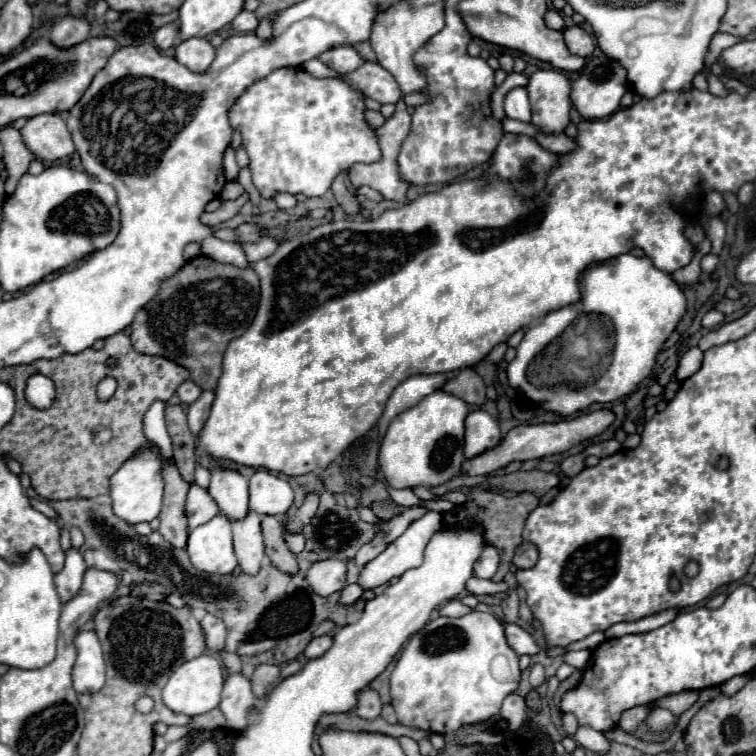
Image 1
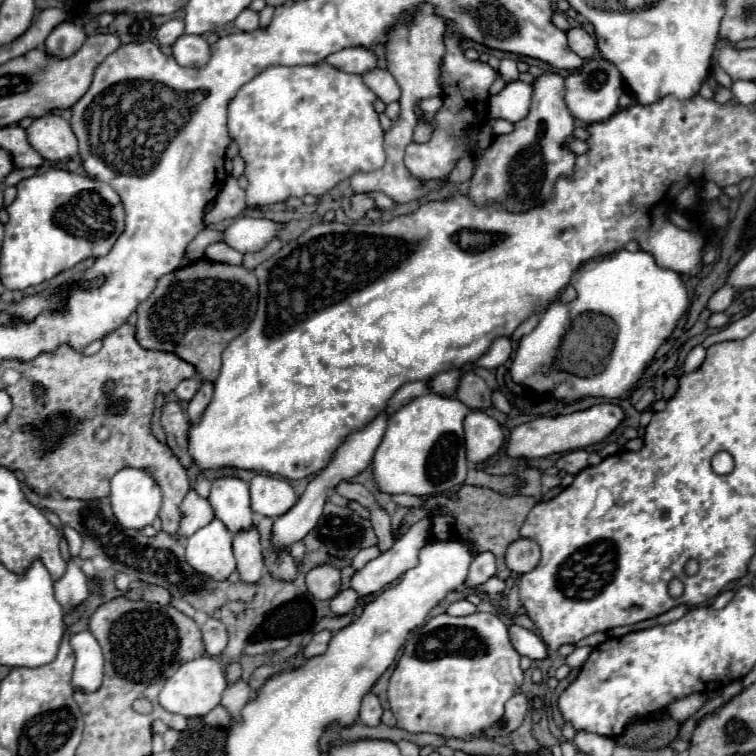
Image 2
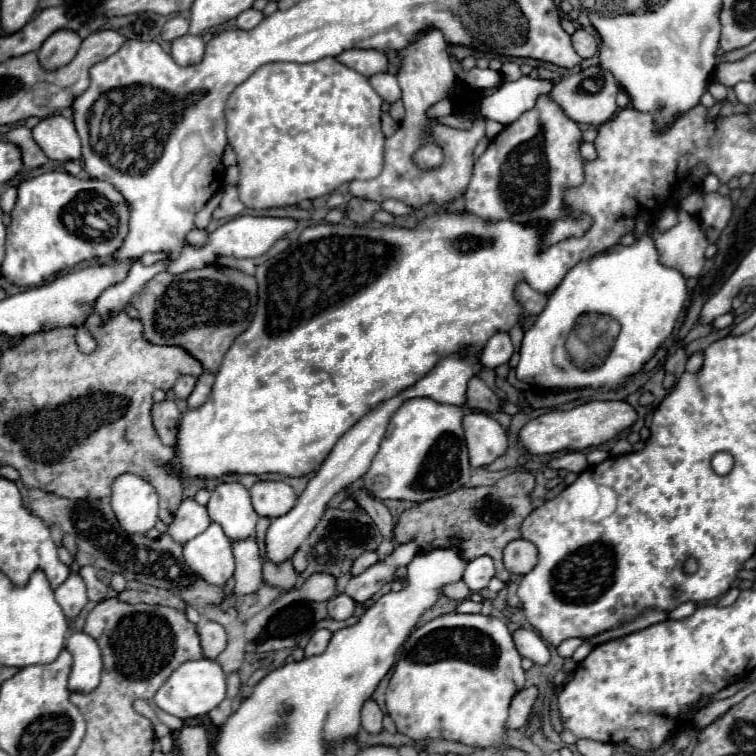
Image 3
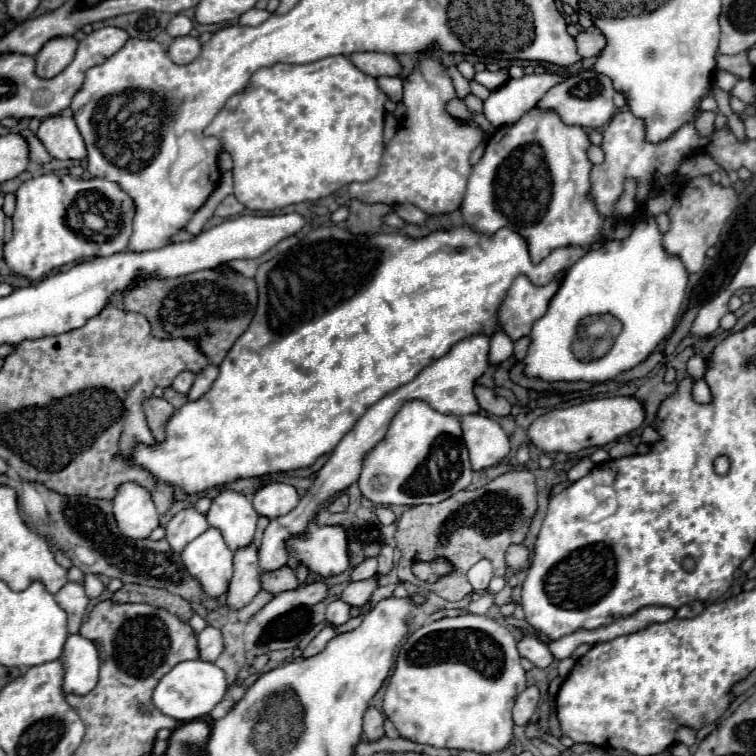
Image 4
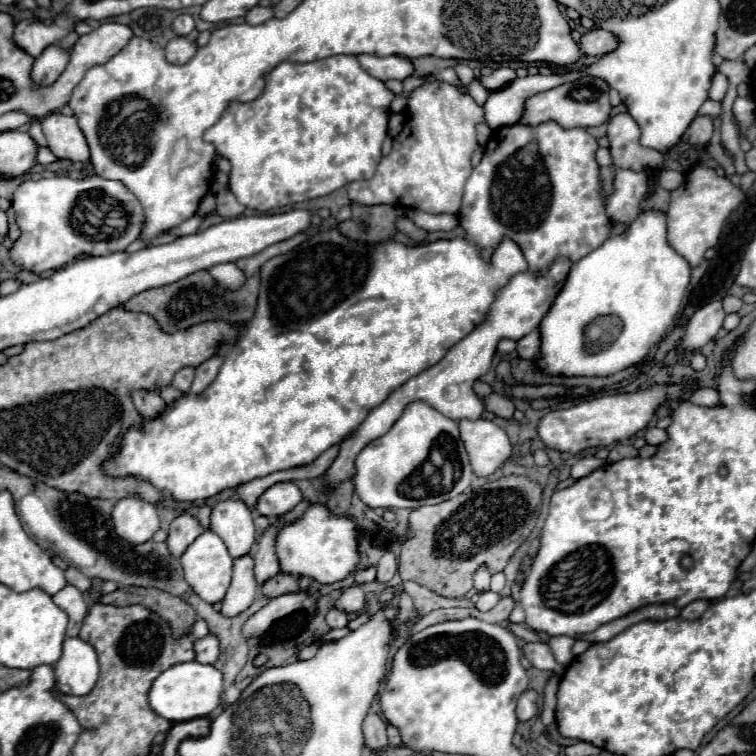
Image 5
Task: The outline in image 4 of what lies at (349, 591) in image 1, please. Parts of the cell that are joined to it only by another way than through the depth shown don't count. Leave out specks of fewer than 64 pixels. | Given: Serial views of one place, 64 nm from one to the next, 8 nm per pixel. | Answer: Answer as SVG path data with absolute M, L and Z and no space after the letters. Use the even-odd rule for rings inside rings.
M334 600L326 608L326 620L330 624L344 624L350 618L350 604L344 600Z

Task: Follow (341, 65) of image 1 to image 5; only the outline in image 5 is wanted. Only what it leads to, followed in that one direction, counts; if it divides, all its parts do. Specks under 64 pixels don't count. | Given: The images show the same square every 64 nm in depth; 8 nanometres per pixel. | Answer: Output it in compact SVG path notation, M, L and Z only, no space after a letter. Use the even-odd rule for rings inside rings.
M358 56L358 62L378 80L404 80L412 74L412 64L402 56Z

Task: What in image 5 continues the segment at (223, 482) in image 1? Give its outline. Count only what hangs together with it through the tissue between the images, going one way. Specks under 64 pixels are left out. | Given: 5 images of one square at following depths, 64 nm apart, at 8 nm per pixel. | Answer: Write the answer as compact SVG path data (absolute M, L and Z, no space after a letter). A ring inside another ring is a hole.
M238 498L220 500L210 514L210 530L216 532L232 558L244 556L250 552L252 544L256 542L254 530L254 516L252 508L246 506Z

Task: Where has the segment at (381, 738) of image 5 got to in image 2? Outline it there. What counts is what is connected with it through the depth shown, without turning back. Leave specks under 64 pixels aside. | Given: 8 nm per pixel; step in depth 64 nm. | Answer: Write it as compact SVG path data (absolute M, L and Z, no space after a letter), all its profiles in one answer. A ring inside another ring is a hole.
M368 692L364 698L362 698L362 708L360 708L360 722L364 722L366 726L376 726L380 722L380 716L382 716L382 706L380 706L380 700L376 694Z

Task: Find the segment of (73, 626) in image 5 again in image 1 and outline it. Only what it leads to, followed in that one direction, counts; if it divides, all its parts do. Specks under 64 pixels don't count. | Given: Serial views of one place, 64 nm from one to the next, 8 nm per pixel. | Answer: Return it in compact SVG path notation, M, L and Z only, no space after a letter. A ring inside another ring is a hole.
M76 548L66 550L64 568L54 576L54 584L62 602L68 602L72 596L76 596L76 592L80 590L84 572L86 572L86 562L82 558L82 552Z

